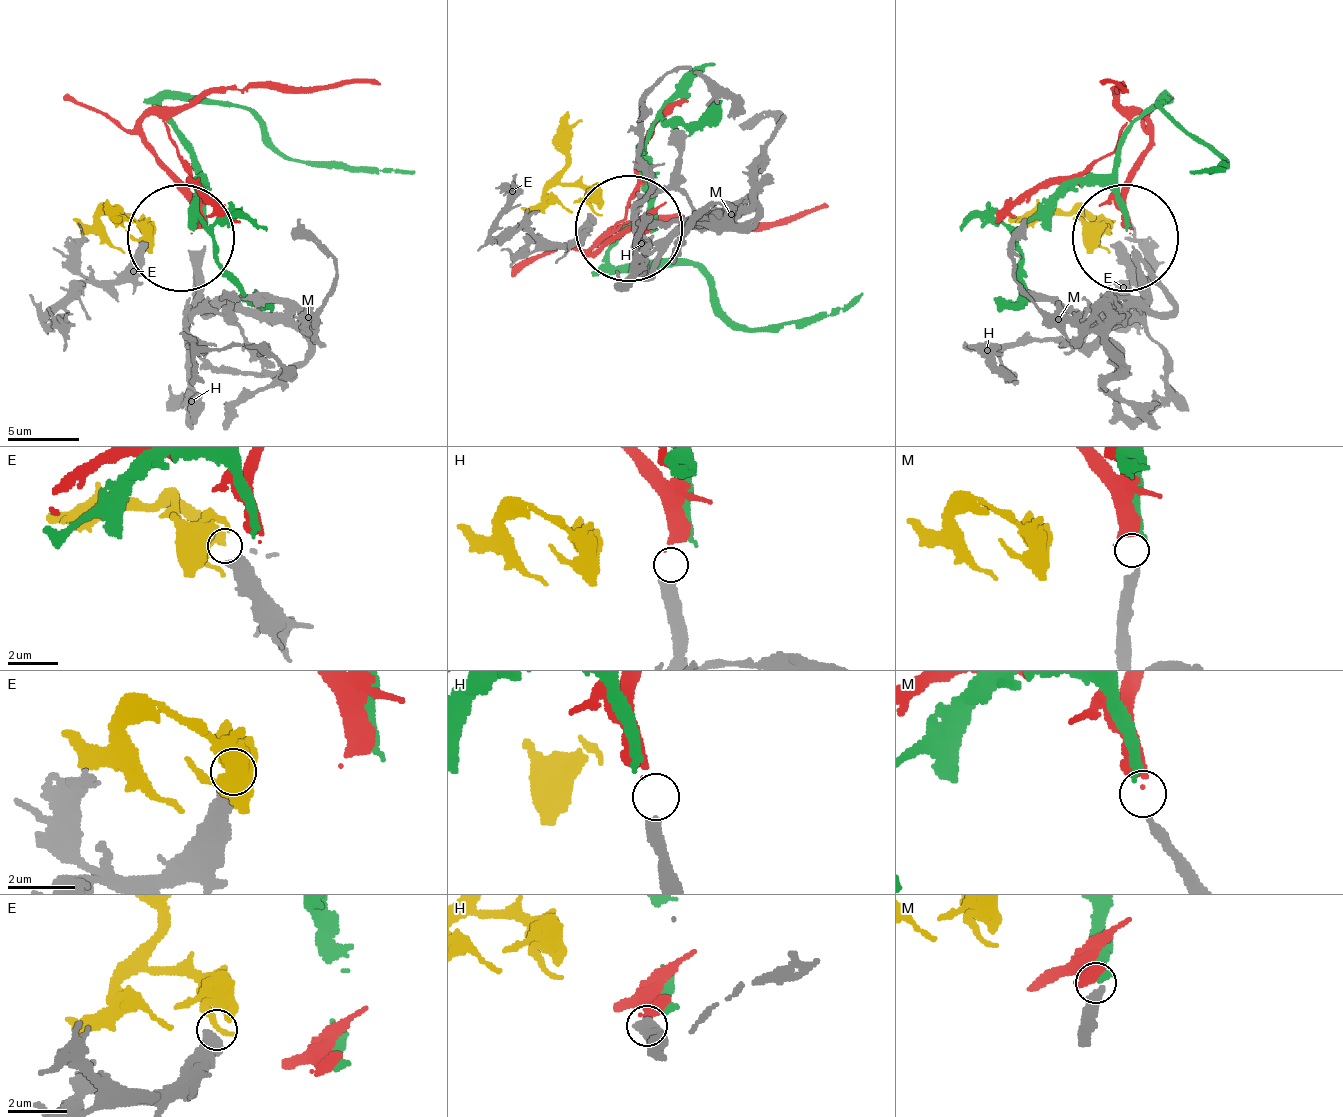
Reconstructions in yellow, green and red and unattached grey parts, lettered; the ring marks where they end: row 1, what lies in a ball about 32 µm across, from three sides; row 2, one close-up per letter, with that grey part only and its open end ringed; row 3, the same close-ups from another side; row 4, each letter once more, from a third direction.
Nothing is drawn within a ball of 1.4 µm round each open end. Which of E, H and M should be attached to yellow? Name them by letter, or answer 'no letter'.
no letter

